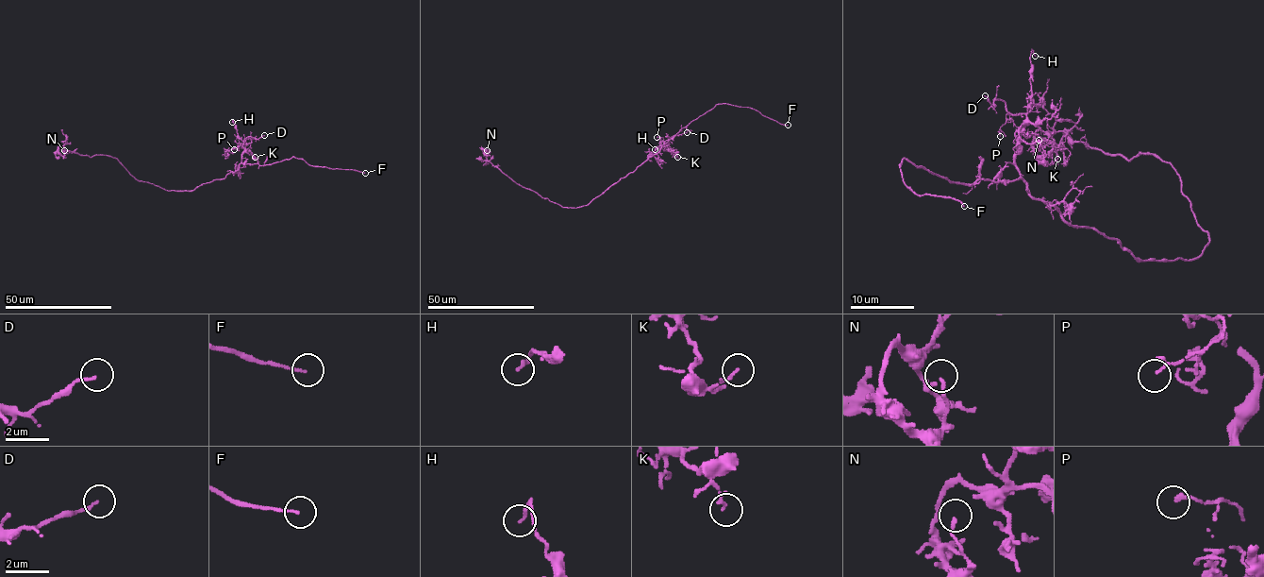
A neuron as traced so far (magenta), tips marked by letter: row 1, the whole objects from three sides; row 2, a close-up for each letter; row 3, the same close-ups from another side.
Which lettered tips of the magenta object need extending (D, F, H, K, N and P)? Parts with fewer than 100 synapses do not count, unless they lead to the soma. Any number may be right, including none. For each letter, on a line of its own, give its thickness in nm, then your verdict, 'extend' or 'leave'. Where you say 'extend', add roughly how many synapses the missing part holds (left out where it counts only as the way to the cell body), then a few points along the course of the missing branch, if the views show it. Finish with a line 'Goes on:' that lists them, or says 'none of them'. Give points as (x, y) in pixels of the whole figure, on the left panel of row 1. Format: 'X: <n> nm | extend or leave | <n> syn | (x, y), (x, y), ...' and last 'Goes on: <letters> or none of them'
D: 110 nm | leave
F: 110 nm | extend | (365, 173), (398, 177)
H: 130 nm | leave
K: 140 nm | leave
N: 140 nm | leave
P: 130 nm | leave
Goes on: F

